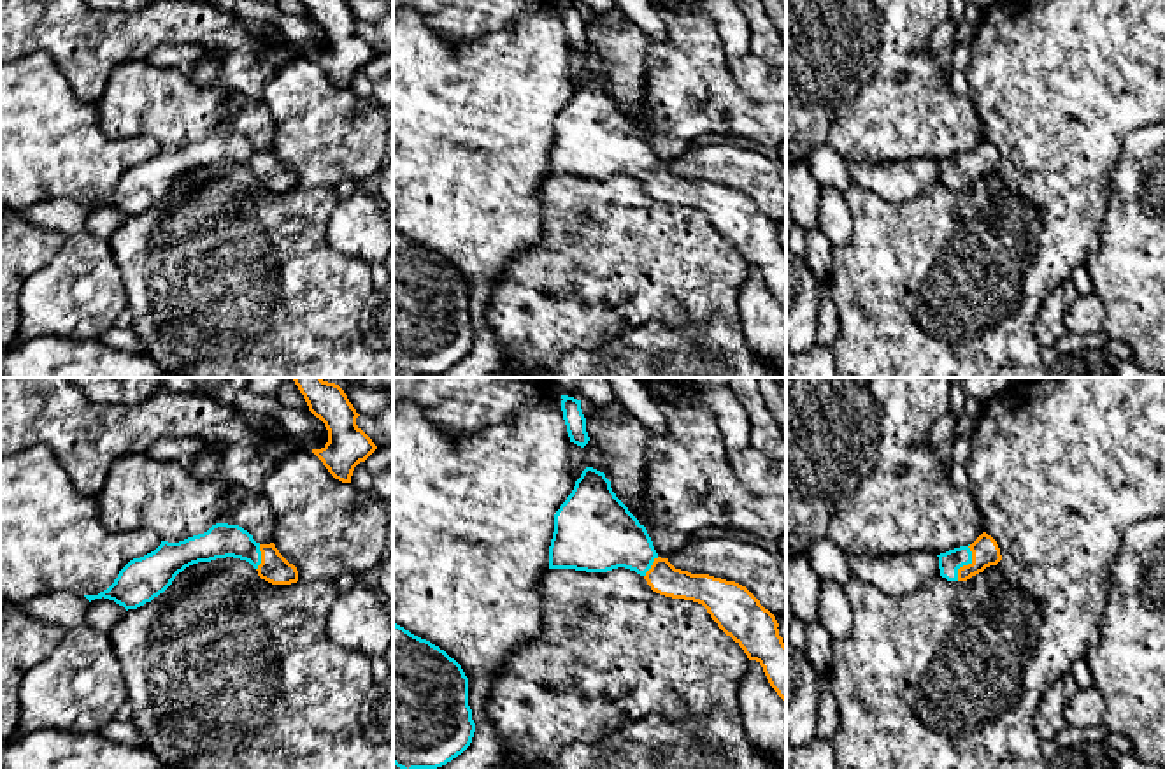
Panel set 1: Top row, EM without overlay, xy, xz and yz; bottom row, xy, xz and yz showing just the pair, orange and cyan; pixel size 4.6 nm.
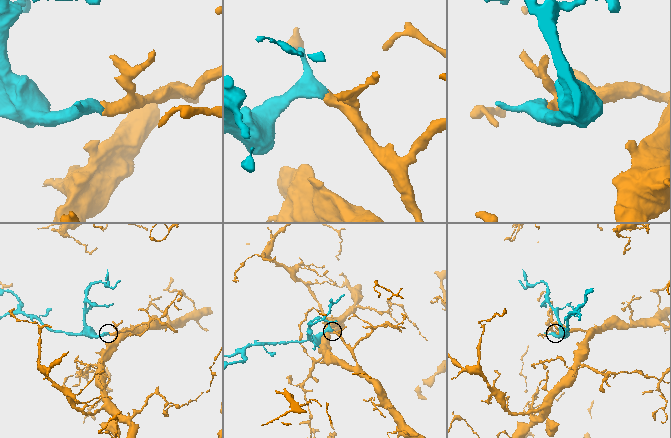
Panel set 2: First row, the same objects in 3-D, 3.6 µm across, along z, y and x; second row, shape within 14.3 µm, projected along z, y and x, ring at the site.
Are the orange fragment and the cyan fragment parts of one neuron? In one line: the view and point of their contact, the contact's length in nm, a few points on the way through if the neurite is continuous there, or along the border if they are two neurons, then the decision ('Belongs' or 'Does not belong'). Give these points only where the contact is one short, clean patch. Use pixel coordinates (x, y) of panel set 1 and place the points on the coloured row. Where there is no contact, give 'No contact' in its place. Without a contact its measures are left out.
Touches orange at yz (969, 564). Shared border 180 nm. Path across: yz (985, 550), (969, 564), (950, 562). Belongs

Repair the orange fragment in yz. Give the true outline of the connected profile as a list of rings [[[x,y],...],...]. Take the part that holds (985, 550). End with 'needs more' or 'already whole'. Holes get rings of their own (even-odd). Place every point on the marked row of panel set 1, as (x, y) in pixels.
[[[986,532],[972,544],[949,550],[937,557],[940,576],[947,581],[967,581],[1002,560],[997,541]]]; needs more

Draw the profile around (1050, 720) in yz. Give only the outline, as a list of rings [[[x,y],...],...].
[[[1065,674],[1046,692],[1040,702],[1042,708],[1035,718],[1035,730],[1042,741],[1053,741],[1063,729],[1065,720],[1061,709],[1077,690],[1074,678]]]

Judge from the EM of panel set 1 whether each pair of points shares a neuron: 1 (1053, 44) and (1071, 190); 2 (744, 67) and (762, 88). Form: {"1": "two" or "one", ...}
{"1": "one", "2": "one"}

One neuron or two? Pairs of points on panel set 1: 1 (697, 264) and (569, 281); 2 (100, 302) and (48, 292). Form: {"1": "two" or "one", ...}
{"1": "one", "2": "one"}

